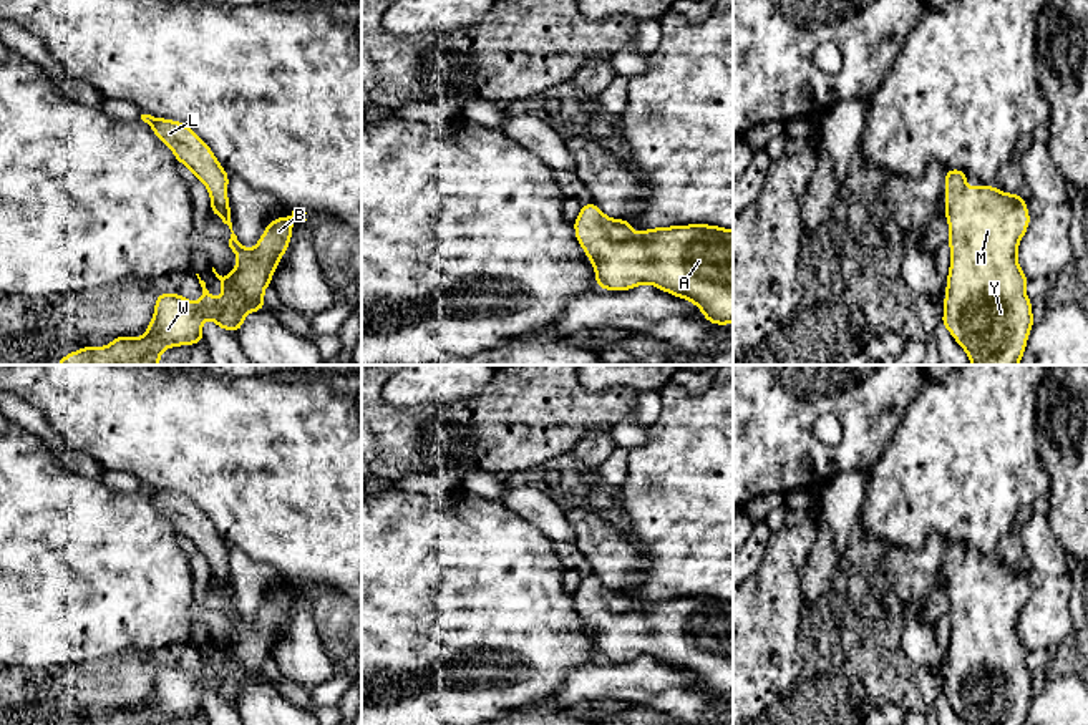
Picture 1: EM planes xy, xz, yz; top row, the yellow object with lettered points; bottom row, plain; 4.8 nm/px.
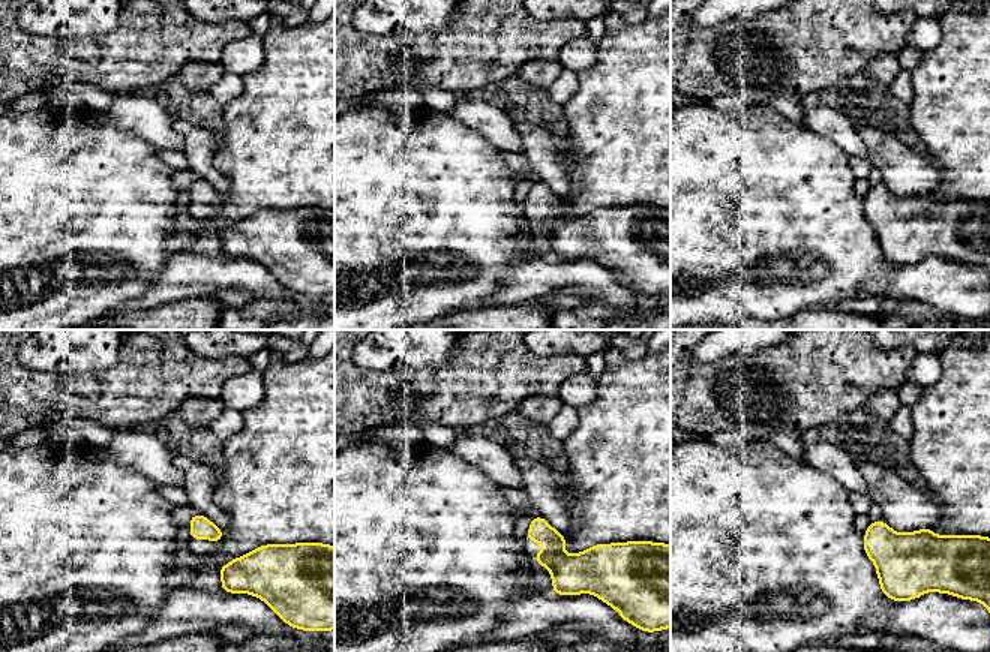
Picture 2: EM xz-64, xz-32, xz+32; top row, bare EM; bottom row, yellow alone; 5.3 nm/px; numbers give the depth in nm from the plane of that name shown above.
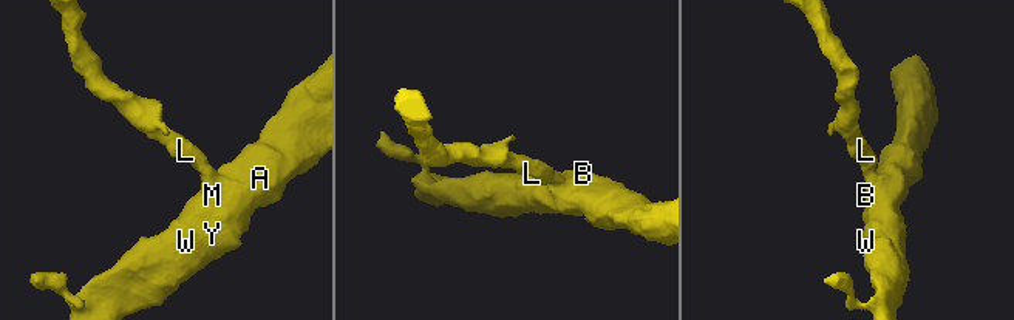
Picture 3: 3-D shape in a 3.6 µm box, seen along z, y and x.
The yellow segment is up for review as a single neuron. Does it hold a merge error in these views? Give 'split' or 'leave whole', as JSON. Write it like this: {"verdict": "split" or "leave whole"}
{"verdict": "leave whole"}

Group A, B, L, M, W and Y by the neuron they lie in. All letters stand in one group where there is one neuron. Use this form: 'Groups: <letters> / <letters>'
Groups: A B L M W Y

